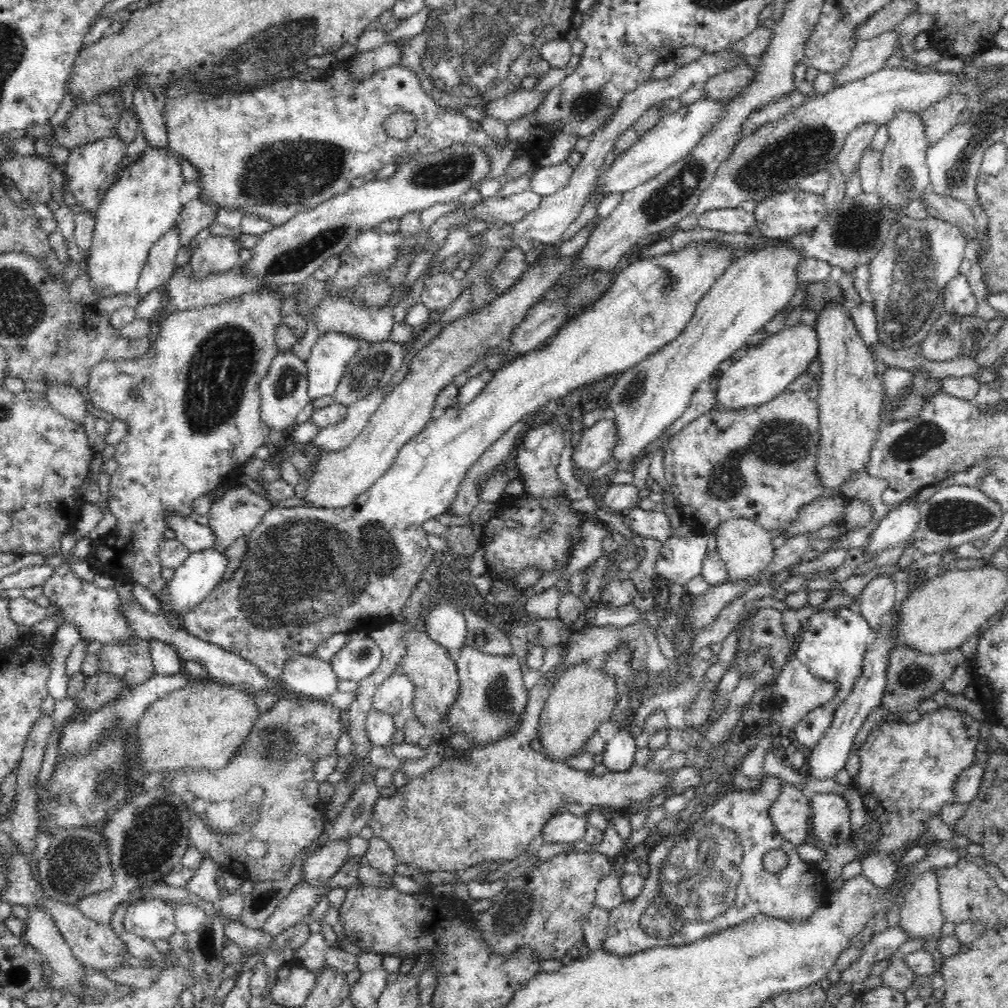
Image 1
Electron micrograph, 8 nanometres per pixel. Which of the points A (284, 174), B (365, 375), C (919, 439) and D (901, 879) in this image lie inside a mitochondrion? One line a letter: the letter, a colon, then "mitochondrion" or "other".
A: mitochondrion
B: mitochondrion
C: mitochondrion
D: other

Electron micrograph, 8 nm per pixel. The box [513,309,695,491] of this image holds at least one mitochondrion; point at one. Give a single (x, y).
(633, 390)

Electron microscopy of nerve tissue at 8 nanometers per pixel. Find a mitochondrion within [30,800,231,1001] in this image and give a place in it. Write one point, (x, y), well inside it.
(75, 863)

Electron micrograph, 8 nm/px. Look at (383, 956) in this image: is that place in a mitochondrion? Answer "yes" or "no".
no

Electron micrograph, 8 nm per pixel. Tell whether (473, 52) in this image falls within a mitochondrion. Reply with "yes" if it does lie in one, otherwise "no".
yes

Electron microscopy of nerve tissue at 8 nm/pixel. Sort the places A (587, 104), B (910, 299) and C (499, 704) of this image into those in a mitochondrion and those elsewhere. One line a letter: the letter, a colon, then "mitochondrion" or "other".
A: mitochondrion
B: mitochondrion
C: mitochondrion

